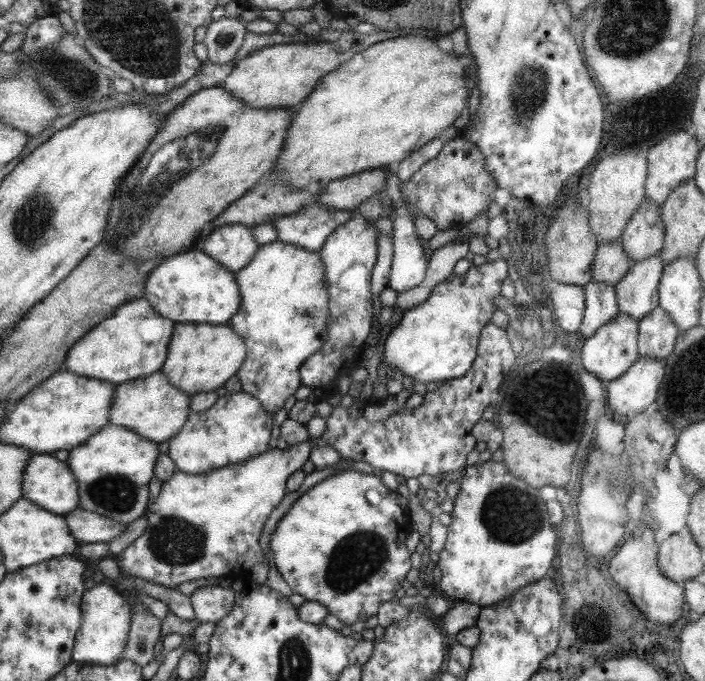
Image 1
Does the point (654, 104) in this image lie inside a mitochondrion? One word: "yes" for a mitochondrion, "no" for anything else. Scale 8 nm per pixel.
no

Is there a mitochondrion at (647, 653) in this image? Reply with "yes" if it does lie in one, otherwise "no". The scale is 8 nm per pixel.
no

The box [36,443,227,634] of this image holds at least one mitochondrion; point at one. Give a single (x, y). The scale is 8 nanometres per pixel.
(174, 542)

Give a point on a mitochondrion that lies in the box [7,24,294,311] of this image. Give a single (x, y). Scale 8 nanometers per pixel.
(60, 66)

